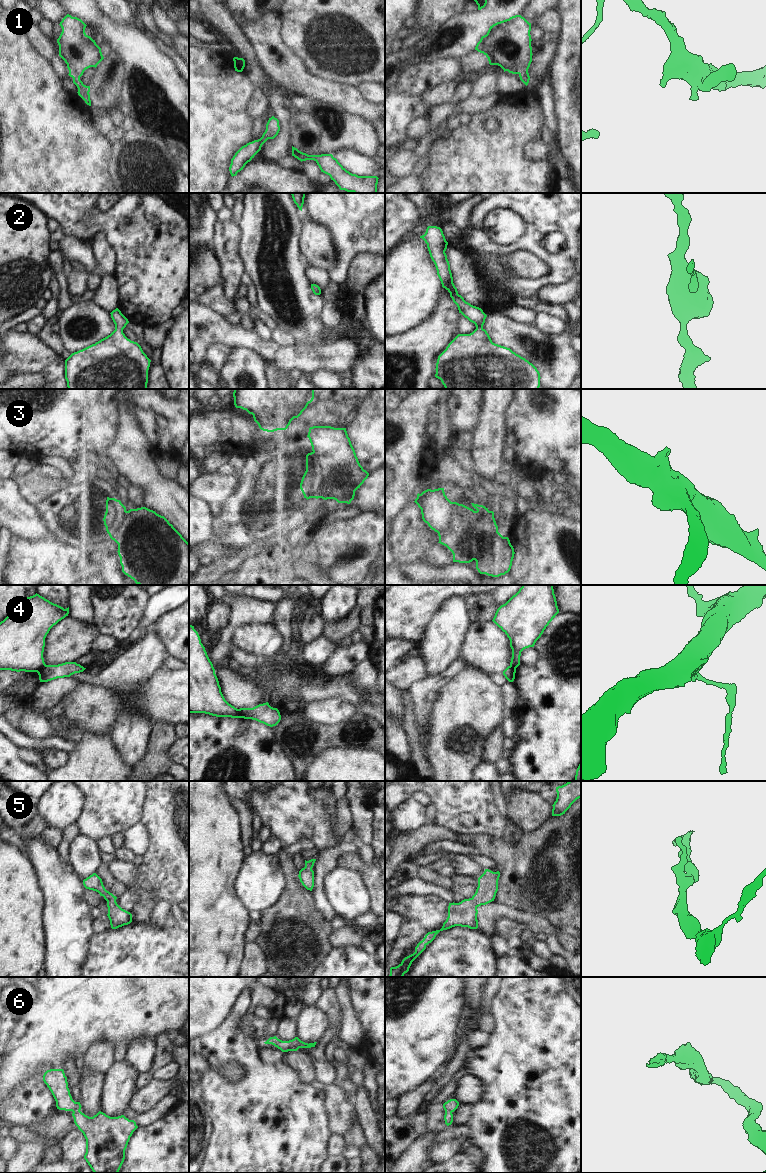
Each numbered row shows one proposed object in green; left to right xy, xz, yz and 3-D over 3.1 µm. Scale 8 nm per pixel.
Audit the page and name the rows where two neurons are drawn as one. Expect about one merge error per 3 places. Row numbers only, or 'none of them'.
4

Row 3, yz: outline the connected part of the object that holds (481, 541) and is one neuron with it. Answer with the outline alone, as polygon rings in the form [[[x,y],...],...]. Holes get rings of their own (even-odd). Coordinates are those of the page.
[[[444,488],[427,489],[414,501],[421,509],[422,519],[438,533],[440,544],[453,554],[453,562],[476,561],[480,574],[499,577],[508,573],[514,548],[508,537],[498,532],[494,512],[483,505],[471,503],[475,511],[451,502]]]

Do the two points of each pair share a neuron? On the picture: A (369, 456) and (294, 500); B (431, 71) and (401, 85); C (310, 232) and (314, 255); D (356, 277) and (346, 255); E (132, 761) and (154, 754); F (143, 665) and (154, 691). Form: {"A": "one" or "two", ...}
{"A": "two", "B": "one", "C": "one", "D": "two", "E": "two", "F": "two"}

